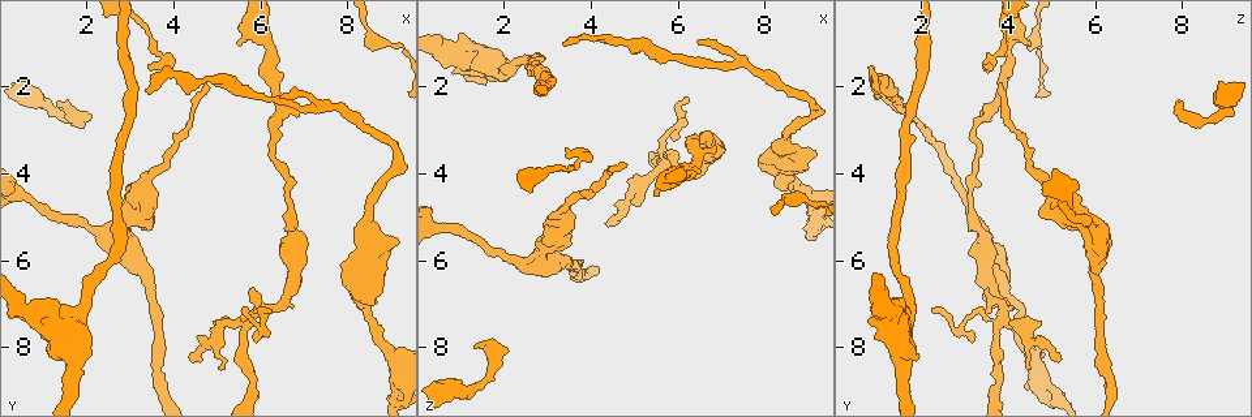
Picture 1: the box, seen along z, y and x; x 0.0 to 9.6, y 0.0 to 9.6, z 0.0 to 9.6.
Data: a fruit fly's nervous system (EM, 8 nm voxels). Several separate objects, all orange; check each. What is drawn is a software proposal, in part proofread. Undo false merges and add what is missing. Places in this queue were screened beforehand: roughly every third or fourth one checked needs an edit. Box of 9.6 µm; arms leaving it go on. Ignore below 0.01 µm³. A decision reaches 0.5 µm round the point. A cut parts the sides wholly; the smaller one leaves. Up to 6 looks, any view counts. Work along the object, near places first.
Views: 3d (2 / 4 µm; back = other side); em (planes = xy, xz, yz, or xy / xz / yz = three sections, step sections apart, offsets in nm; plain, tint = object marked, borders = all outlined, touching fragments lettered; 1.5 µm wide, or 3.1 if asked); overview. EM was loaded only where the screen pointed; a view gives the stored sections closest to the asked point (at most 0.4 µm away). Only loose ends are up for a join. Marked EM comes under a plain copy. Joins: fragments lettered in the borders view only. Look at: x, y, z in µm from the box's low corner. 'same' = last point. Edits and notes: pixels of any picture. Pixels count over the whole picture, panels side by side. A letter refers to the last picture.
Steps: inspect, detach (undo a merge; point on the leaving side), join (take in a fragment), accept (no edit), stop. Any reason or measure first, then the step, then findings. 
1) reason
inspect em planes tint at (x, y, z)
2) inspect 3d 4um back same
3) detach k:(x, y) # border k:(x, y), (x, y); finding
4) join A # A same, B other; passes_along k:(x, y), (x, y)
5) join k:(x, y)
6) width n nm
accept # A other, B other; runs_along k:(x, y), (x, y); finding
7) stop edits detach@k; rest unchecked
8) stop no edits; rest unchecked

inspect 3d 4um at (3.45, 2.20, 1.05)

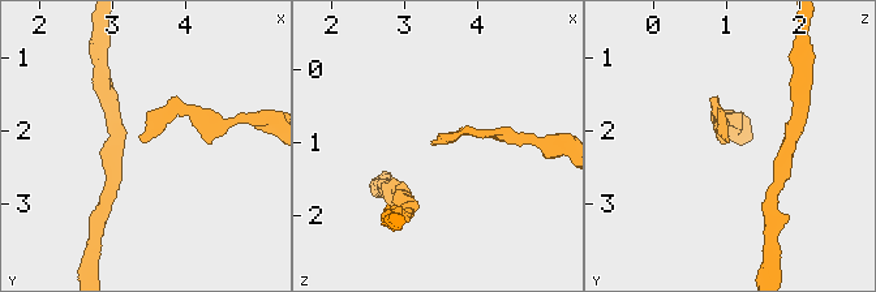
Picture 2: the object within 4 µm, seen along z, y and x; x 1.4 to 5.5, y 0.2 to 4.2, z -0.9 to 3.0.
inspect em planes borders at (3.35, 2.15, 1.05)

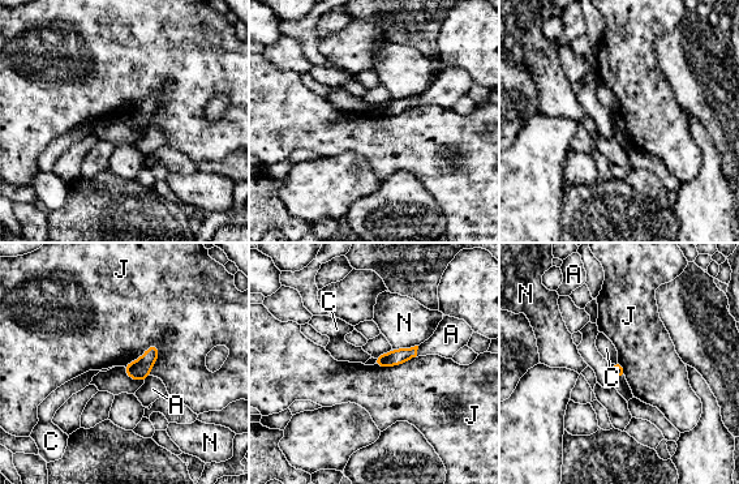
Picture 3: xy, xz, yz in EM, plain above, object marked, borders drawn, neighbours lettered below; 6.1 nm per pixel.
accept # A other, C other, J other, N other; border 3:(159, 347), (150, 346), (124, 367); no lettered fragment goes on from it

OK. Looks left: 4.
an open end
inspect em planes borders at (5.55, 0.95, 4.55)

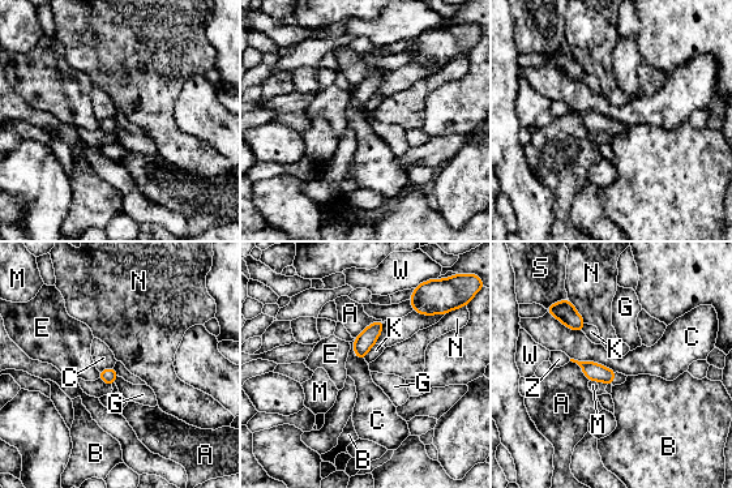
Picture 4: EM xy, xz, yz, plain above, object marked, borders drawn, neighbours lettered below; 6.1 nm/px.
accept # A other, B other, C other, E other, G other, K other, M other, N other, S other, W other, Z other; border 4:(570, 358), (596, 362), (615, 372); no lettered fragment goes on from it

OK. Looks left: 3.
sudden change in width
inspect em planes tint at (8.40, 6.95, 4.10)

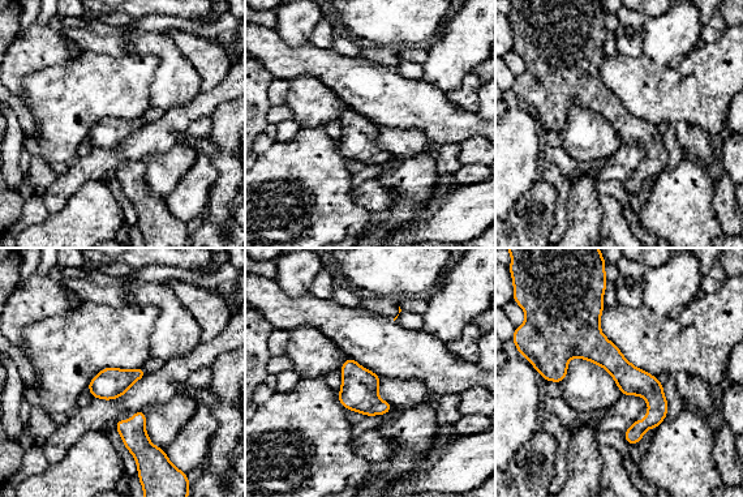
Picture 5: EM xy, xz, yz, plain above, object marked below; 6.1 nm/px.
what lies round it
inspect em planes borders same

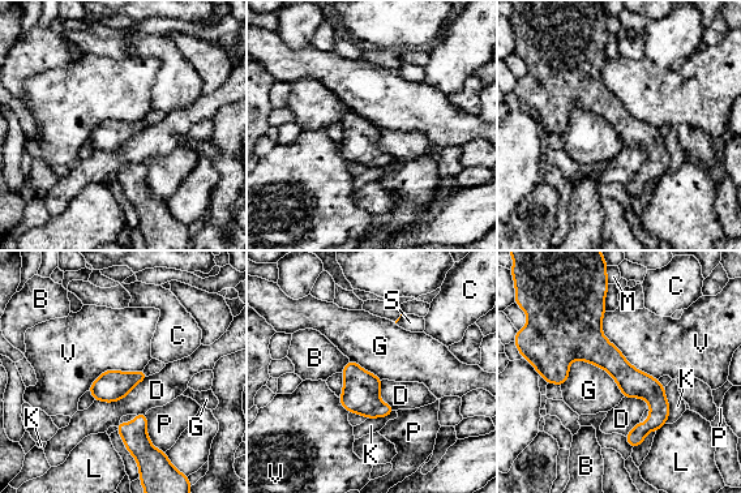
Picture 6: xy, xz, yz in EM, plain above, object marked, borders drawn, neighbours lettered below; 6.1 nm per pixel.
longest_contact V 550 nm
accept # B other, C other, D other, G other, K other, L other, M other, P other, S other, V other; runs_along 6:(544, 369), (602, 352), (665, 414); continuous, no second neuron

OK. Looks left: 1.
stop no edits; rest unchecked

